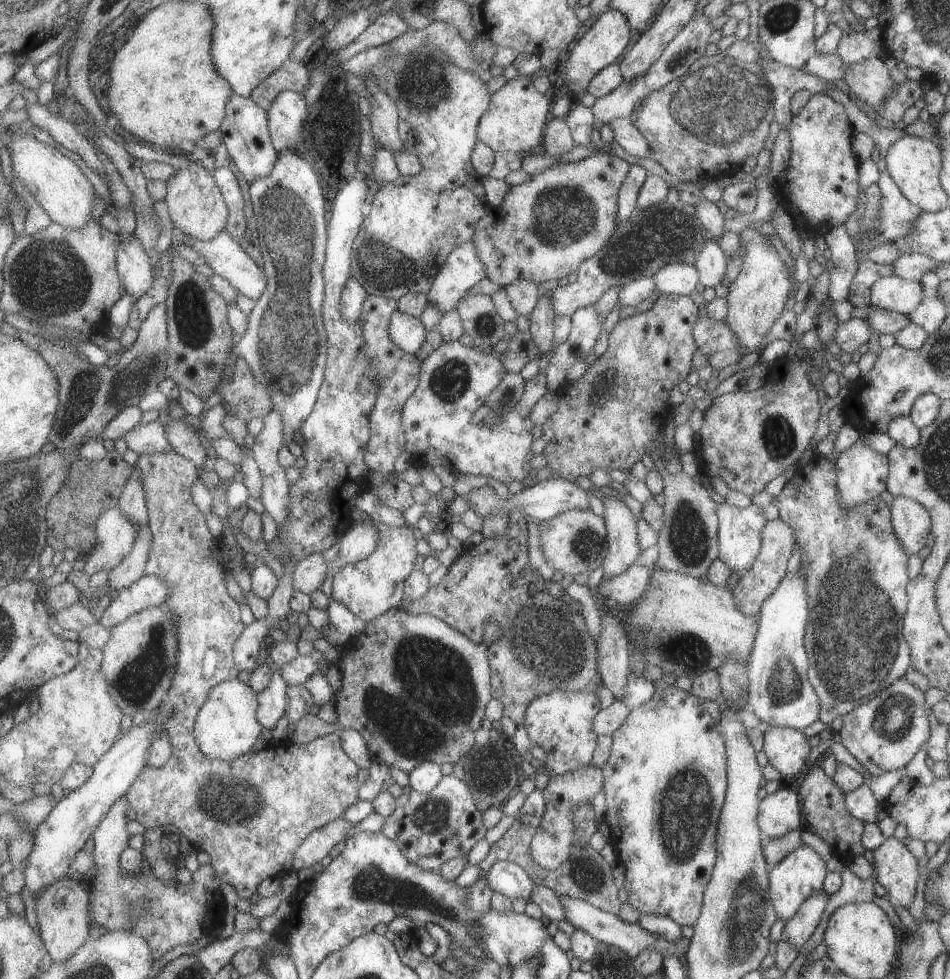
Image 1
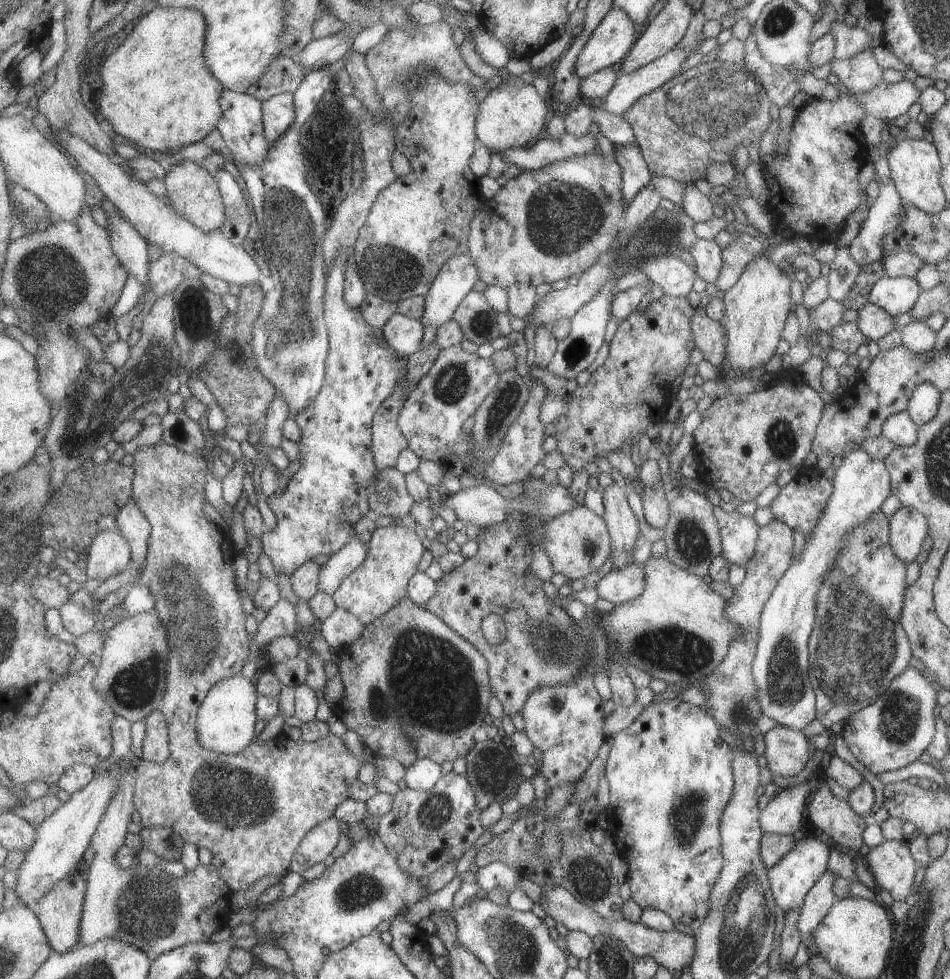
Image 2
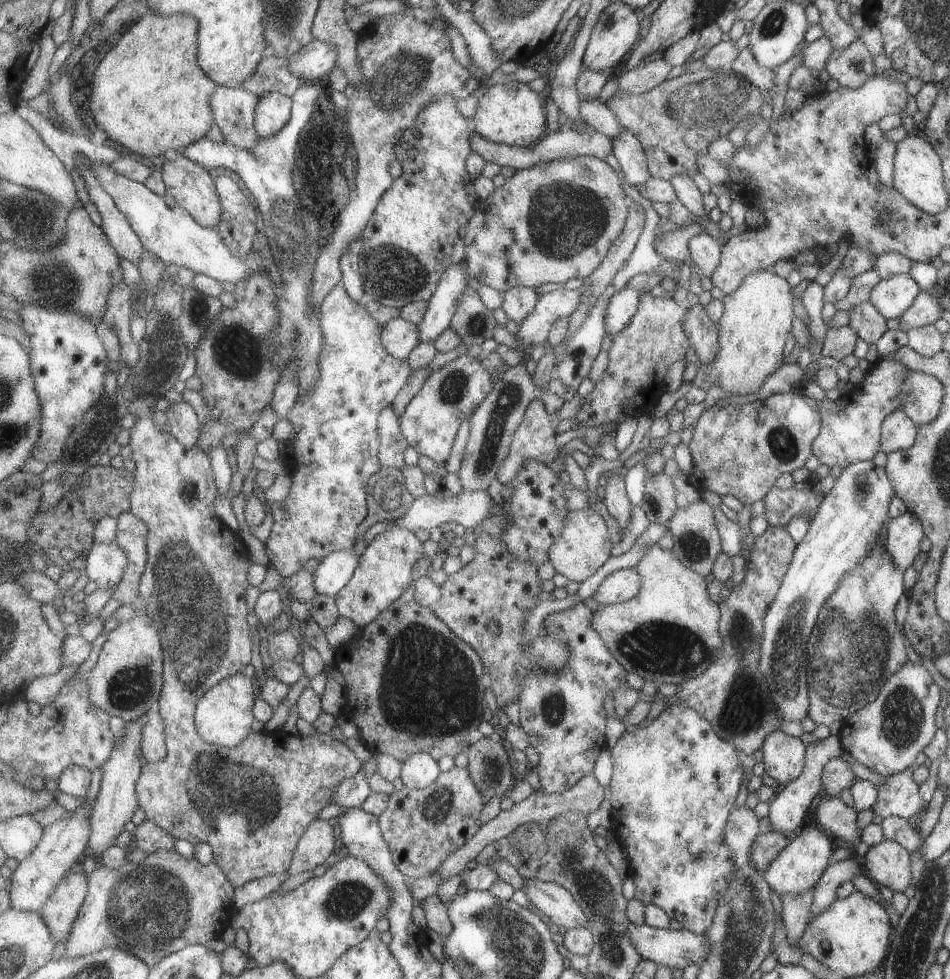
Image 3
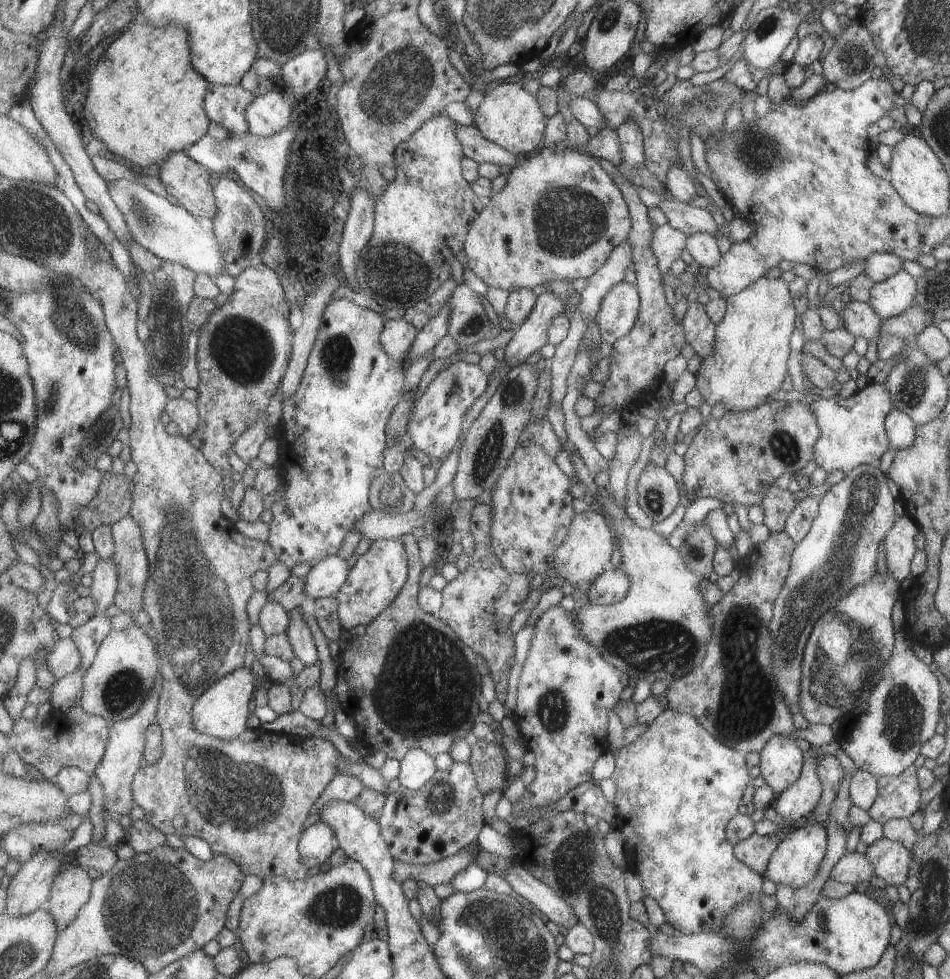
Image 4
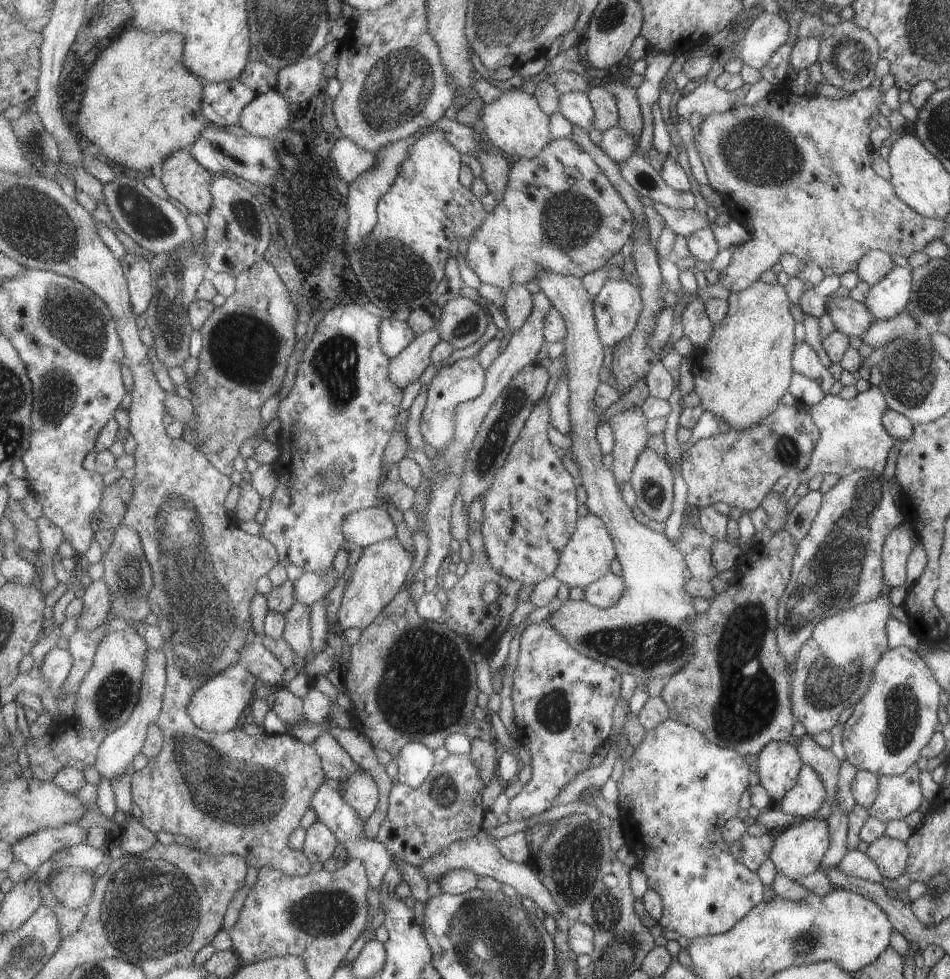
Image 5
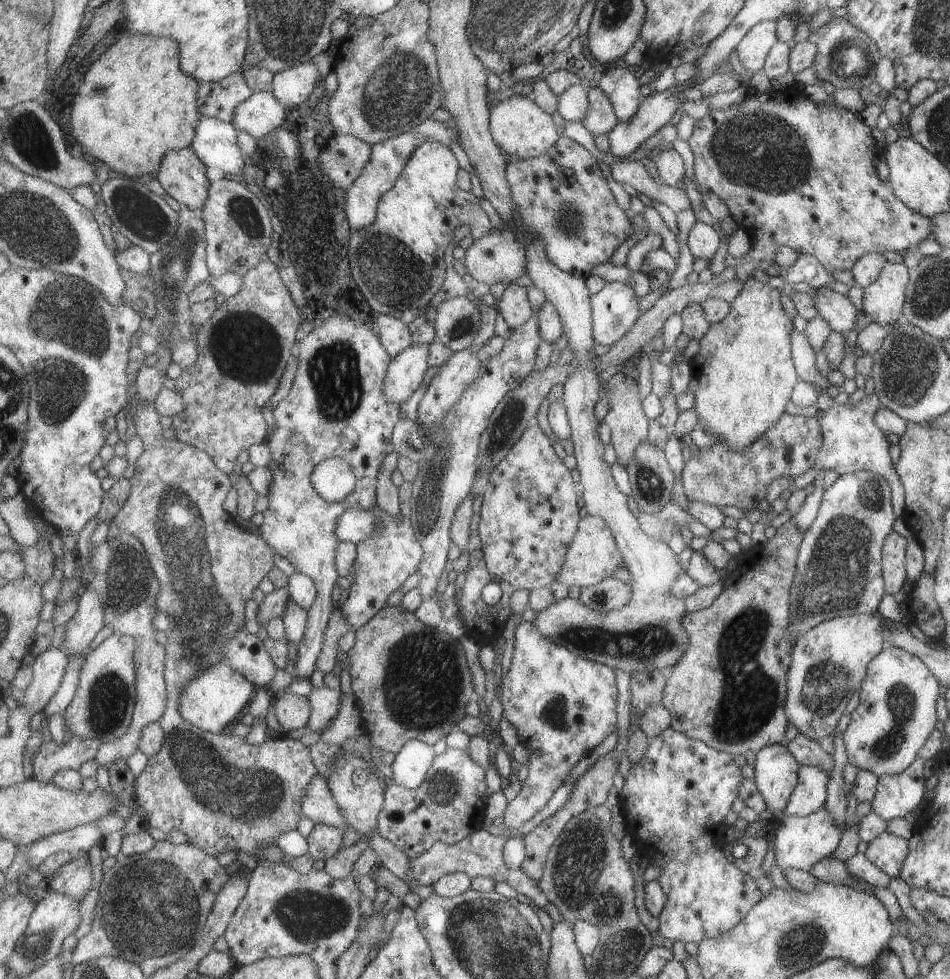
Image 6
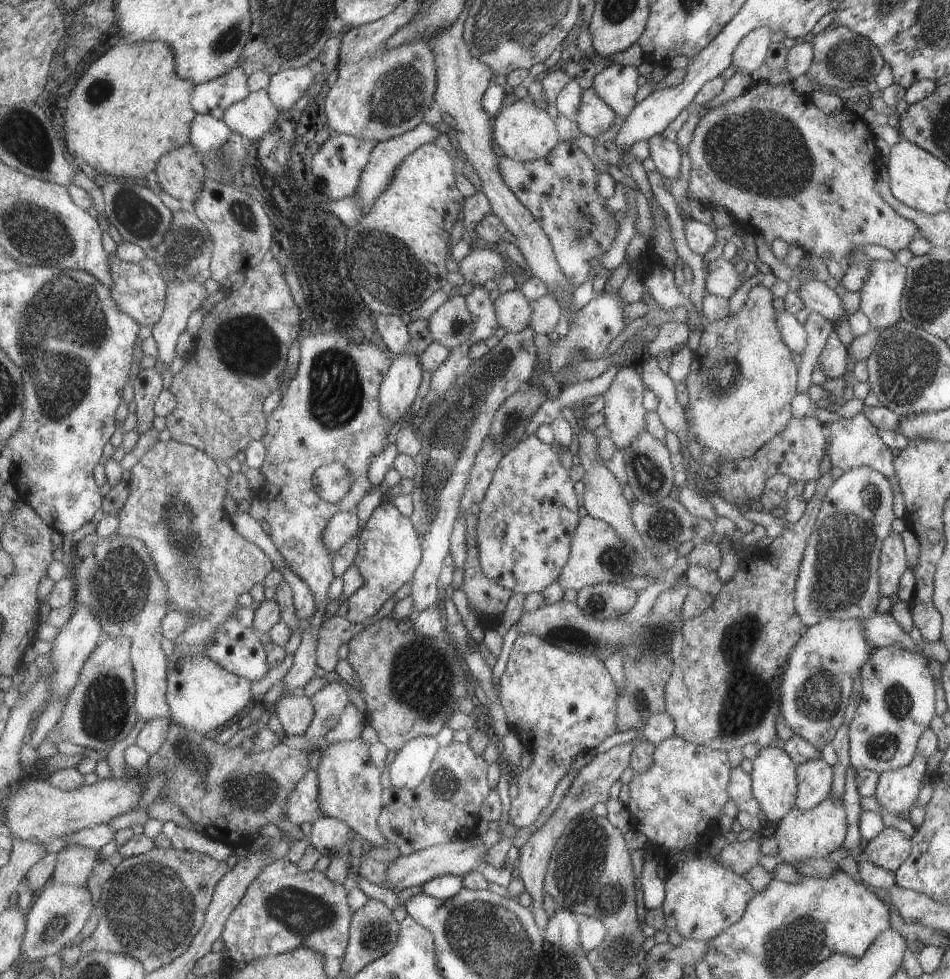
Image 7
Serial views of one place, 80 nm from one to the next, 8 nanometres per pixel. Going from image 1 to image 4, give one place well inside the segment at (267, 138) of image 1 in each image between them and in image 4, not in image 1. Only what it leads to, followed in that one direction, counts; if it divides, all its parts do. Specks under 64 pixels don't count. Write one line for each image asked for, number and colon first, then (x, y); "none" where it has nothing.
2: (242, 125)
3: (234, 108)
4: (226, 105)

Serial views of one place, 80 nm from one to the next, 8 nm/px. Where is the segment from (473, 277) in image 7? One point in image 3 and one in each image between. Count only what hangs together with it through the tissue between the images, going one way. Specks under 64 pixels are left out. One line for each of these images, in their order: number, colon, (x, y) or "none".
3: (558, 220)
4: (560, 215)
5: (561, 212)
6: (563, 197)

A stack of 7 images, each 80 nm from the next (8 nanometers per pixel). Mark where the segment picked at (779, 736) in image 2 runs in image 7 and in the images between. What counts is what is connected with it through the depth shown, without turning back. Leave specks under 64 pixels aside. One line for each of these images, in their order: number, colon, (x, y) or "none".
3: (782, 755)
4: (780, 762)
5: (778, 765)
6: (775, 770)
7: (773, 776)

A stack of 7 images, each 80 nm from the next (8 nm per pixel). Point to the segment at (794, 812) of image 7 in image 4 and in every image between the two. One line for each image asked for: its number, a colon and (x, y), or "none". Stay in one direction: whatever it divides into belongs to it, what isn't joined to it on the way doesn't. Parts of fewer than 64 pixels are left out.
4: (795, 861)
5: (798, 850)
6: (799, 843)

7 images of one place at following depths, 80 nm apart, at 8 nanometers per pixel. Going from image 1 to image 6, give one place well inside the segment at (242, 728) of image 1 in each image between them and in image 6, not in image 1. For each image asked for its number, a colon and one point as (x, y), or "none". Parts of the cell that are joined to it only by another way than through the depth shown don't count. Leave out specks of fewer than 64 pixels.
2: (226, 720)
3: (224, 715)
4: (222, 711)
5: (219, 706)
6: (219, 695)

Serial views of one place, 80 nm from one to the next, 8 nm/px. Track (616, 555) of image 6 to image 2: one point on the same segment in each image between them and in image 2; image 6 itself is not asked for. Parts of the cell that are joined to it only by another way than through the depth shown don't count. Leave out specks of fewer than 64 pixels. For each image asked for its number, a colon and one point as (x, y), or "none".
2: (578, 542)
3: (585, 545)
4: (585, 555)
5: (589, 555)

